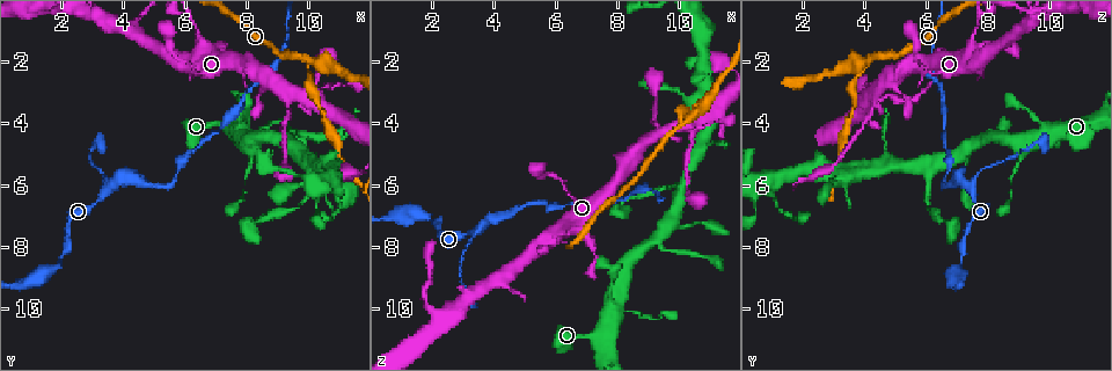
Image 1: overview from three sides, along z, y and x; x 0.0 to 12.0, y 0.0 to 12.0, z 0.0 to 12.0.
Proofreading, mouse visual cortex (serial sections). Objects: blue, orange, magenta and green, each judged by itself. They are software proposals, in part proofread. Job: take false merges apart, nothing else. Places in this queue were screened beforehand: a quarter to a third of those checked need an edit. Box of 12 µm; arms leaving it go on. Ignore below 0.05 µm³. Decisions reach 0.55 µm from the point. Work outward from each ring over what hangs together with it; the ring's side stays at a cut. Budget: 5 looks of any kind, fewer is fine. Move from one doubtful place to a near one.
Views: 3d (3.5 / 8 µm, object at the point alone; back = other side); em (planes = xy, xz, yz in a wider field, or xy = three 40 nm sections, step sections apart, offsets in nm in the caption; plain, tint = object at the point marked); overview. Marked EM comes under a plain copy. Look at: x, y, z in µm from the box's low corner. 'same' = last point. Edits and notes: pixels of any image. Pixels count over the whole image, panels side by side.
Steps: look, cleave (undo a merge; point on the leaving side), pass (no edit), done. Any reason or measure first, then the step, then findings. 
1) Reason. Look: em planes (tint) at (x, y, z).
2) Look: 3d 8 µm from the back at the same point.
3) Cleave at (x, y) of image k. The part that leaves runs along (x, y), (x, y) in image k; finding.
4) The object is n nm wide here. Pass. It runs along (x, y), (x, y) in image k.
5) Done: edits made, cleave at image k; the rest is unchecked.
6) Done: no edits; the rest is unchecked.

Two arms in line, one across. Look: 3d 3.5 µm at (9.9, 1.9, 4.1).

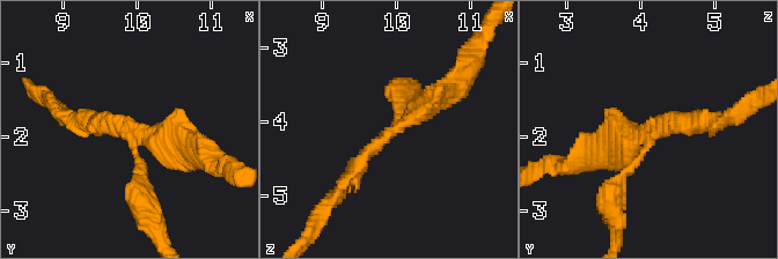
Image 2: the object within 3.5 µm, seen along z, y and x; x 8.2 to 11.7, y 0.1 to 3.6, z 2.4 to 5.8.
3 arms meet here; the arms are 150, 250, 350 nm wide. Look: em xy step 1 (tint) at (9.95, 1.95, 4.15).

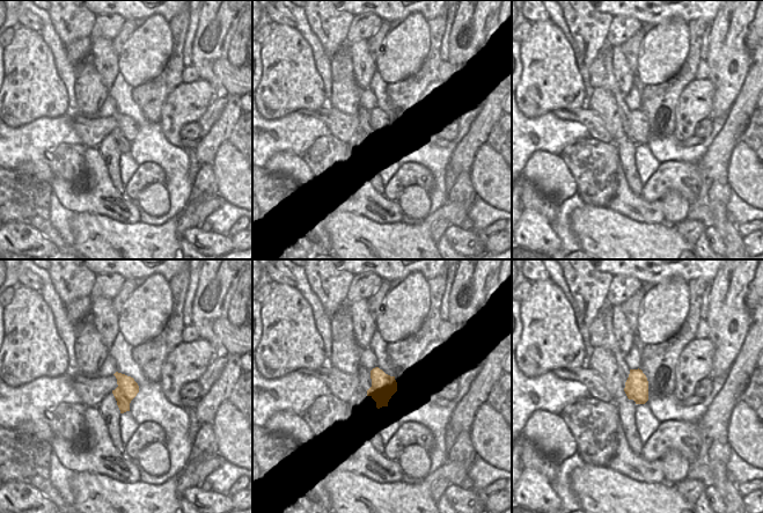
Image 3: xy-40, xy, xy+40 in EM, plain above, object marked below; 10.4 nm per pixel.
Cleave at (402, 97) of image 2. Two cells meet here.

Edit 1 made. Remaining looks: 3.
Branch point. Look: 3d 3.5 µm at (9.2, 4.5, 7.8).

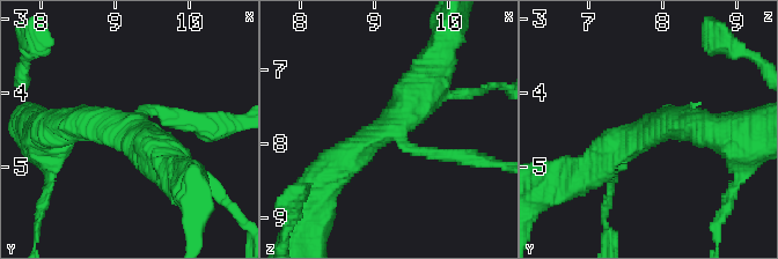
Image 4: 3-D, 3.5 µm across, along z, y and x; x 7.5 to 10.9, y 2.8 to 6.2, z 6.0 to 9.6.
3 arms meet here; the arms are 150, 450, 450 nm wide. Look: em planes (tint) at (9.10, 4.50, 7.80).

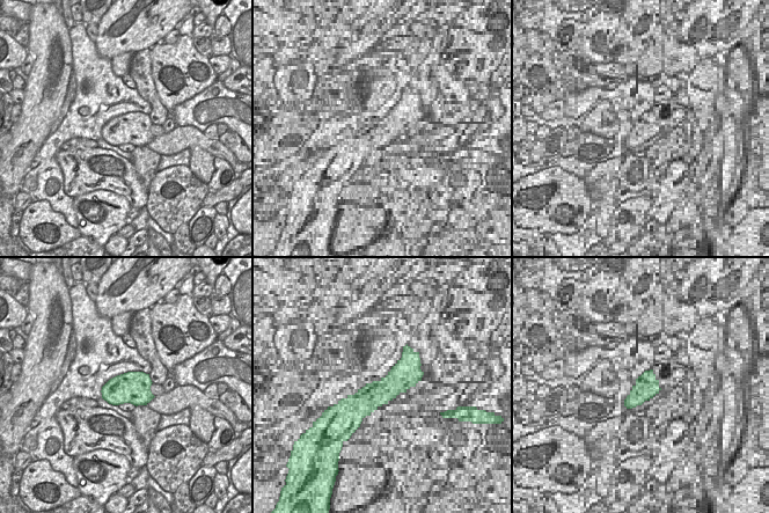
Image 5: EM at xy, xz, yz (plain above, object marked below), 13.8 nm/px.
The object is 440 nm wide here. Pass. It runs along (321, 180), (398, 119), (427, 80) in image 4; all the same cell.

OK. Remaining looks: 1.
Done: edits made, cleave at image 2; the rest is unchecked.

